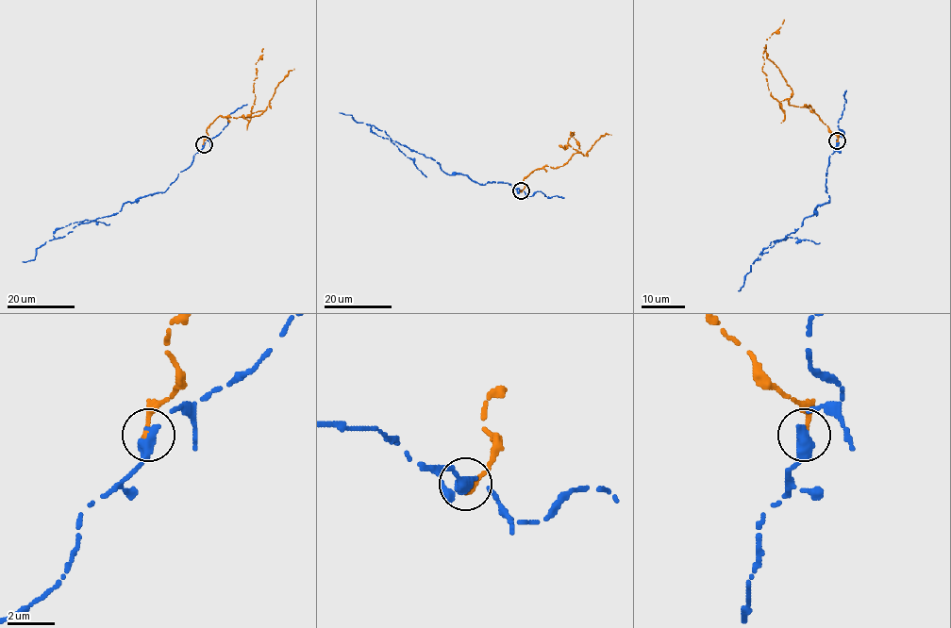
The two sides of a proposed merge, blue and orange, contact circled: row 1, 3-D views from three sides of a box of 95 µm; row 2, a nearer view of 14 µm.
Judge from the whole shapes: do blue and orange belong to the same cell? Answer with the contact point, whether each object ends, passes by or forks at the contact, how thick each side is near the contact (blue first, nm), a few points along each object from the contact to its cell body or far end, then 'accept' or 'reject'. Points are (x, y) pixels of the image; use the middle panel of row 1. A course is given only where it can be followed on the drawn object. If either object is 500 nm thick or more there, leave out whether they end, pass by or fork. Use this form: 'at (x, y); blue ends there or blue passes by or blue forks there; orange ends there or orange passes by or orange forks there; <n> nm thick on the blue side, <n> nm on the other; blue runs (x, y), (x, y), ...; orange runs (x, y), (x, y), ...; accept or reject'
at (521, 190); blue passes by; orange ends there; 400 nm thick on the blue side, 240 nm on the other; blue runs (521, 190), (507, 182), (481, 185), (466, 174), (451, 174), (430, 157), (340, 112); orange runs (520, 190), (523, 179), (537, 169), (561, 166), (580, 153), (567, 141), (570, 131), (580, 148); reject

